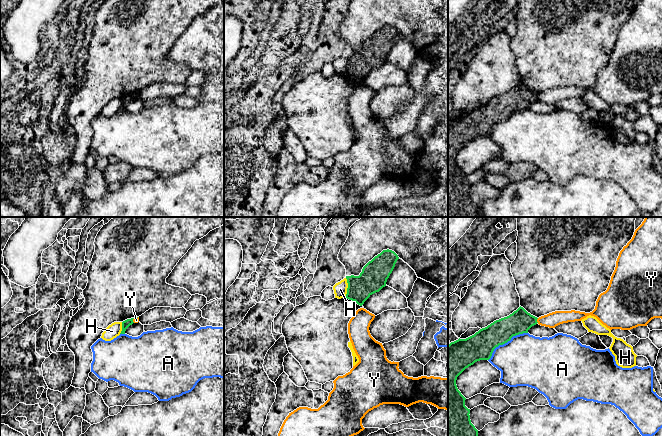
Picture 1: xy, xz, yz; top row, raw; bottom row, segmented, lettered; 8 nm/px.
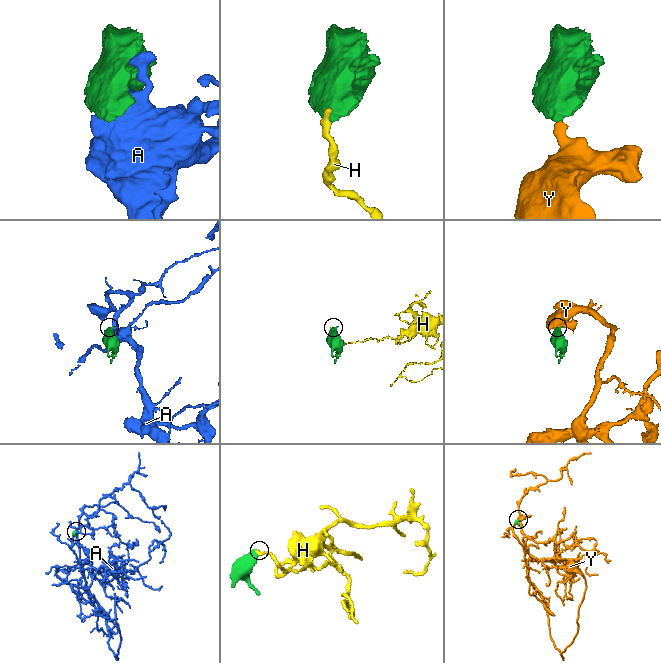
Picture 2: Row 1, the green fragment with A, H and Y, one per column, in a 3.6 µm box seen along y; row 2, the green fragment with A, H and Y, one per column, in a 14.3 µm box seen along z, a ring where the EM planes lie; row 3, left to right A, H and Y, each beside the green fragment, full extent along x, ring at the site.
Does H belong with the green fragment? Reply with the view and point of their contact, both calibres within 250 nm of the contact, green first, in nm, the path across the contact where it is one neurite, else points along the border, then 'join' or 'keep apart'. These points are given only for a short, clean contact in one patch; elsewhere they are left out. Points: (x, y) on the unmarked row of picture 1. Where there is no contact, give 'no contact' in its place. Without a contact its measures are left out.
xz (348, 63) | 220/110 nm | along xz (345, 54), (347, 59), (346, 72) | keep apart

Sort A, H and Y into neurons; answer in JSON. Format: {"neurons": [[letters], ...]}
{"neurons": [["A"], ["H"], ["Y"]]}

